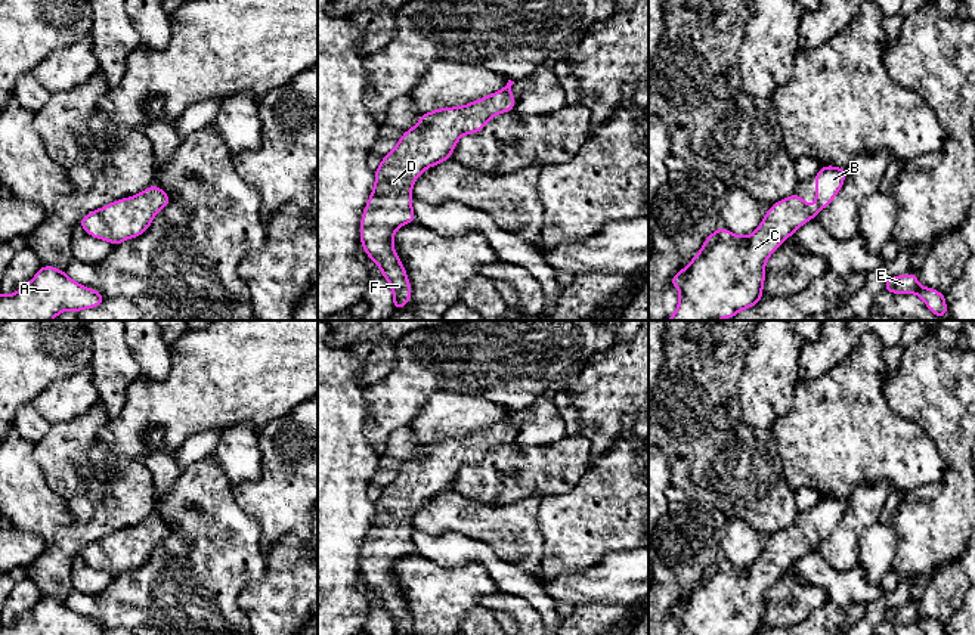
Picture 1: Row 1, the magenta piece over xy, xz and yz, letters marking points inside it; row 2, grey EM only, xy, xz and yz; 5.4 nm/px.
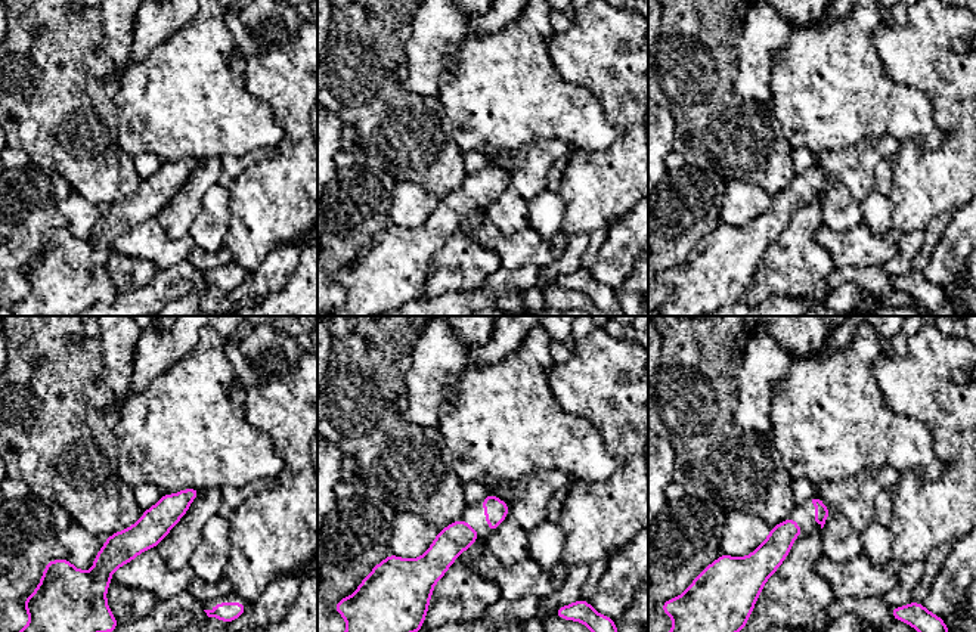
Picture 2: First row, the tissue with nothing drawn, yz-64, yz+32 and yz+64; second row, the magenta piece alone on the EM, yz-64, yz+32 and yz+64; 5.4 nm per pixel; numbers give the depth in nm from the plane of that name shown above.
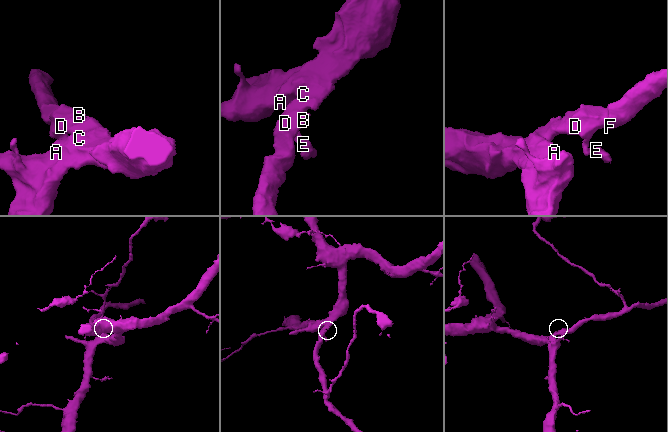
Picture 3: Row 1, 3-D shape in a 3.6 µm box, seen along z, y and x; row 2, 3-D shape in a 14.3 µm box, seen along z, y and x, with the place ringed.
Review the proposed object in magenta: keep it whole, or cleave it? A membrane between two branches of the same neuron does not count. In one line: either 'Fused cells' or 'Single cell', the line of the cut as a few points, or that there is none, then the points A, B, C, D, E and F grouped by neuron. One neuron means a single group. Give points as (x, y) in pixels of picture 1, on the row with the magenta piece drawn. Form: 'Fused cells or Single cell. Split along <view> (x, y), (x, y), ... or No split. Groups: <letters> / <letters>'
Single cell. No split. Groups: A B C D E F

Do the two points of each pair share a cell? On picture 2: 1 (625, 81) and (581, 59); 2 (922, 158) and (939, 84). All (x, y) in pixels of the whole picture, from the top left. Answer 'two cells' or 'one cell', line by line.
1: one cell
2: one cell

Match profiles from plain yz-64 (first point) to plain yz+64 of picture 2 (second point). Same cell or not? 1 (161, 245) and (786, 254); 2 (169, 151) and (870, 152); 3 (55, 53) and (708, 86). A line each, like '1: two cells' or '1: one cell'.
1: two cells
2: two cells
3: one cell

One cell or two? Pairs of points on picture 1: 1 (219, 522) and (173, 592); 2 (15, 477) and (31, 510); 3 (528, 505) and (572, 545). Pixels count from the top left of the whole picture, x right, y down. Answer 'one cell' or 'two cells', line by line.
1: one cell
2: one cell
3: two cells

